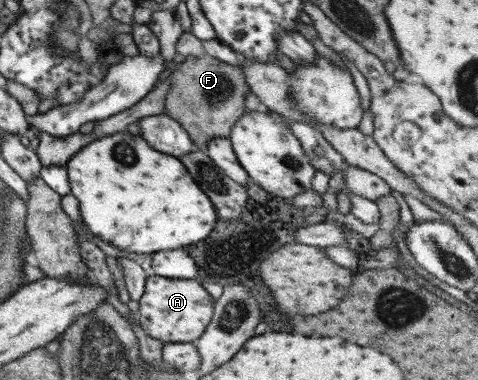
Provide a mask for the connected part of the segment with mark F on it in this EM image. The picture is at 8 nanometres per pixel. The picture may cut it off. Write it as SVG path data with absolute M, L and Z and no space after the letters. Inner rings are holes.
M207 54L200 57L189 56L170 74L169 82L171 86L166 93L164 111L188 131L195 147L204 152L209 139L228 137L239 116L246 112L245 96L249 87L240 66L223 63ZM175 109L179 109L179 113L183 115L175 115ZM199 125L211 125L213 131L191 131Z

